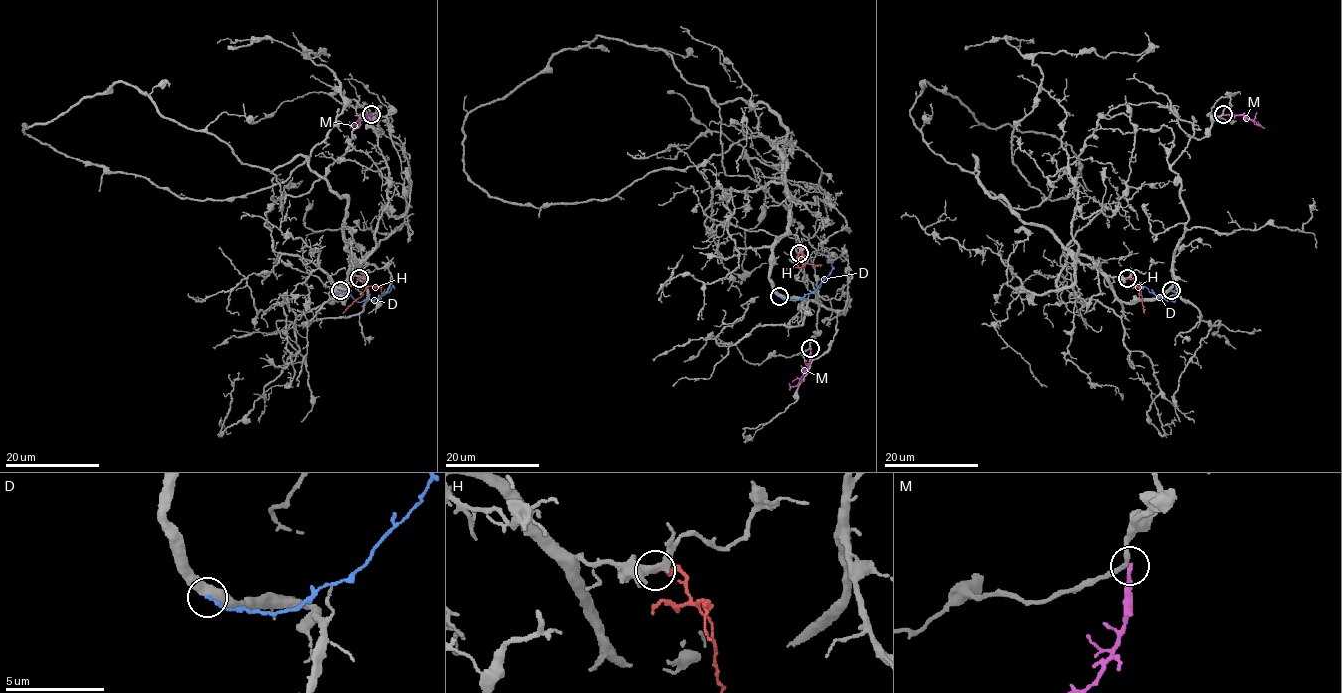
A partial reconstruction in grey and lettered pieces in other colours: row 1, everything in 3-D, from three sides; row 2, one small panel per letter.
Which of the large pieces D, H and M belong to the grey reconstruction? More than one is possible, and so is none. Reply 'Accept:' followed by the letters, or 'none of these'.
Accept: H

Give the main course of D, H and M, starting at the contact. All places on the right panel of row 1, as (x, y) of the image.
D: (1171, 290), (1174, 302), (1150, 292), (1139, 282)
H: (1128, 278), (1135, 281), (1144, 314)
M: (1223, 114), (1242, 114), (1261, 126), (1257, 121)

